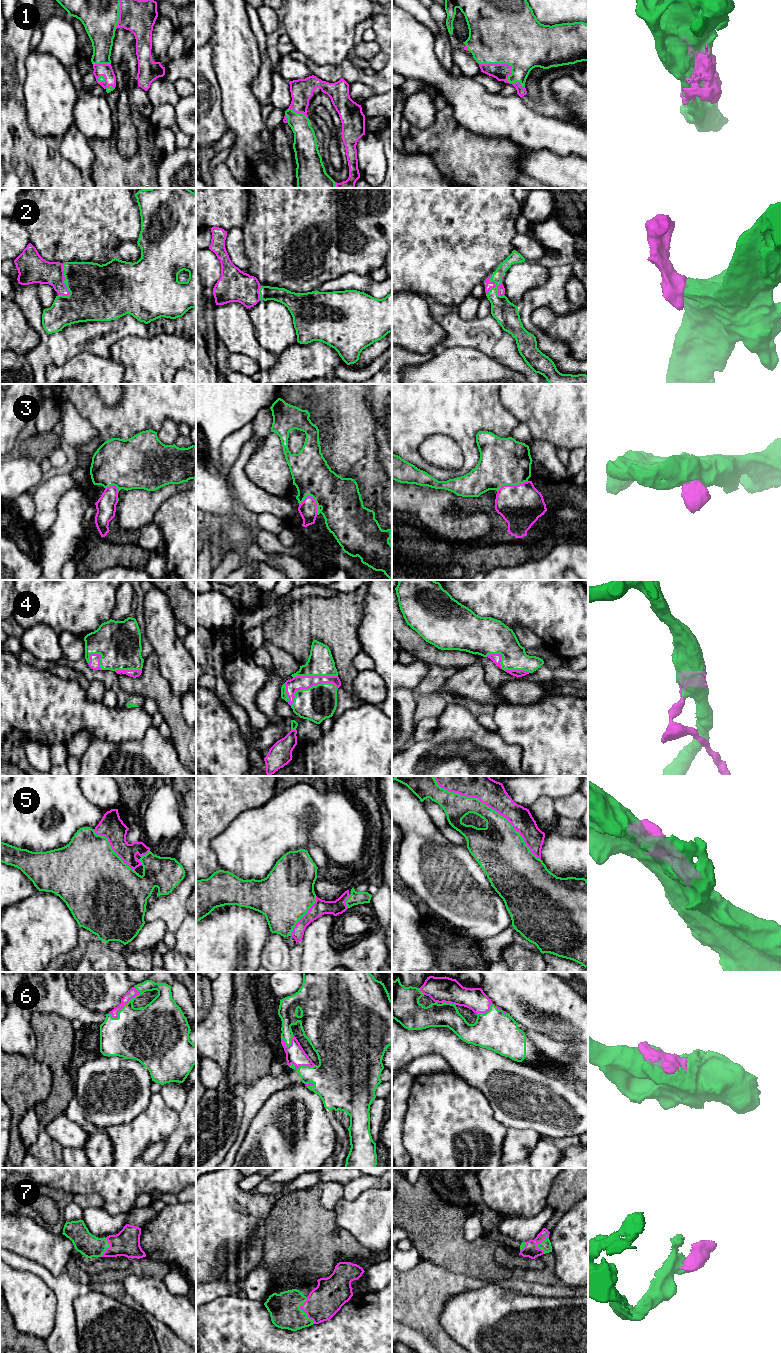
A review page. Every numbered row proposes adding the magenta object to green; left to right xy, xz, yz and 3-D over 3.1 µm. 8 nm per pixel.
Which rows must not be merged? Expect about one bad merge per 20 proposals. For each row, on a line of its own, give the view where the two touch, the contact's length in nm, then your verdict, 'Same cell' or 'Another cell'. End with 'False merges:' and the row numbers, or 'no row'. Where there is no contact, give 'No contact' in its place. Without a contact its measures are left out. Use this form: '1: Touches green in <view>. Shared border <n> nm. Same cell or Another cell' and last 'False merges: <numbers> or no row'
1: Touches green in yz. Shared border 420 nm. Same cell
2: Touches green in yz. Shared border 200 nm. Same cell
3: Touches green in xz. Shared border 180 nm. Same cell
4: Touches green in xz. Shared border 400 nm. Same cell
5: Touches green in yz. Shared border 1100 nm. Same cell
6: Touches green in xy. Shared border 320 nm. Same cell
7: Touches green in xz. Shared border 220 nm. Same cell
False merges: no row

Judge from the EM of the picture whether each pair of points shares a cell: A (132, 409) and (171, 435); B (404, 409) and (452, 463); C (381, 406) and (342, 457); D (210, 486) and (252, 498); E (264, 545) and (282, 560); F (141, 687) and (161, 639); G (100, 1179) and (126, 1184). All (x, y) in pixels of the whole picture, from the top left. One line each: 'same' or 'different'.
A: different
B: different
C: different
D: different
E: different
F: different
G: same

